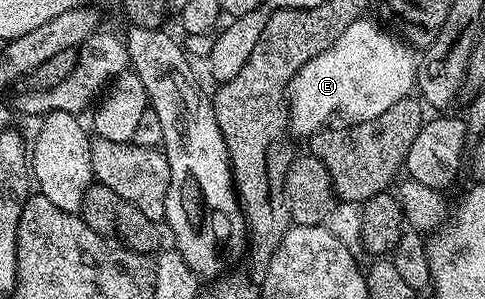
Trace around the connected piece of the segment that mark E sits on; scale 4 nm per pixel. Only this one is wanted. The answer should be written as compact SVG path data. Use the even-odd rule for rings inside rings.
M369 18L355 20L322 54L318 54L288 87L288 123L293 137L311 138L335 112L353 121L369 120L413 91L418 56L403 39L391 36Z

